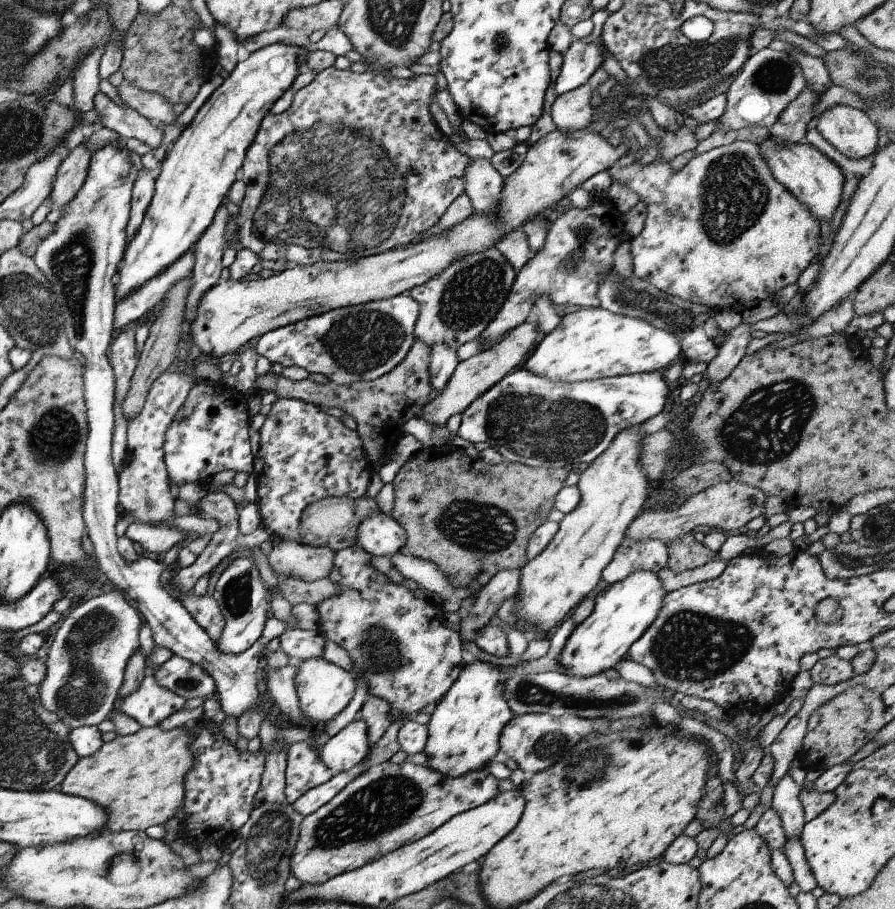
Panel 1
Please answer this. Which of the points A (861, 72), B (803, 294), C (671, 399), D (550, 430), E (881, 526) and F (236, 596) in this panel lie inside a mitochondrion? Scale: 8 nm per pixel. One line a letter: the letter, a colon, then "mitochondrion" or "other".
A: mitochondrion
B: other
C: other
D: mitochondrion
E: mitochondrion
F: mitochondrion

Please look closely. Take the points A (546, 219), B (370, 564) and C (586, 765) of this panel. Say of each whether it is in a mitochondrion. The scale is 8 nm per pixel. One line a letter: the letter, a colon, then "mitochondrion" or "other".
A: other
B: other
C: mitochondrion

